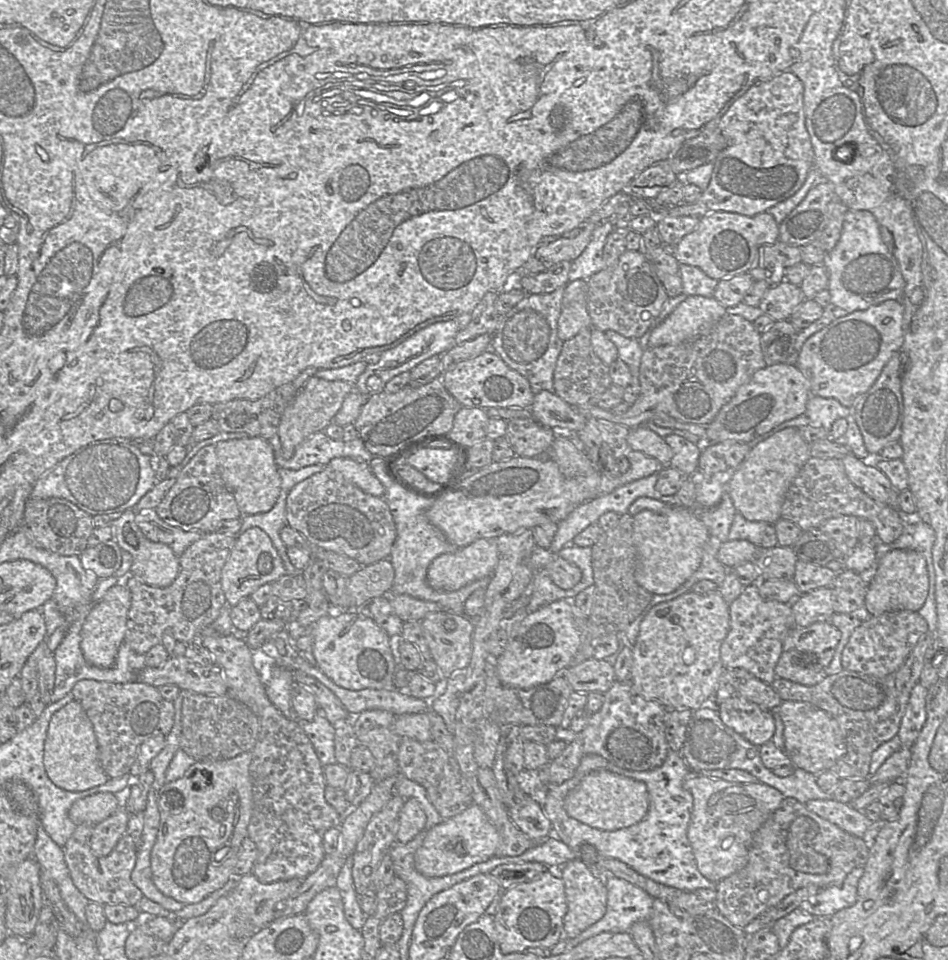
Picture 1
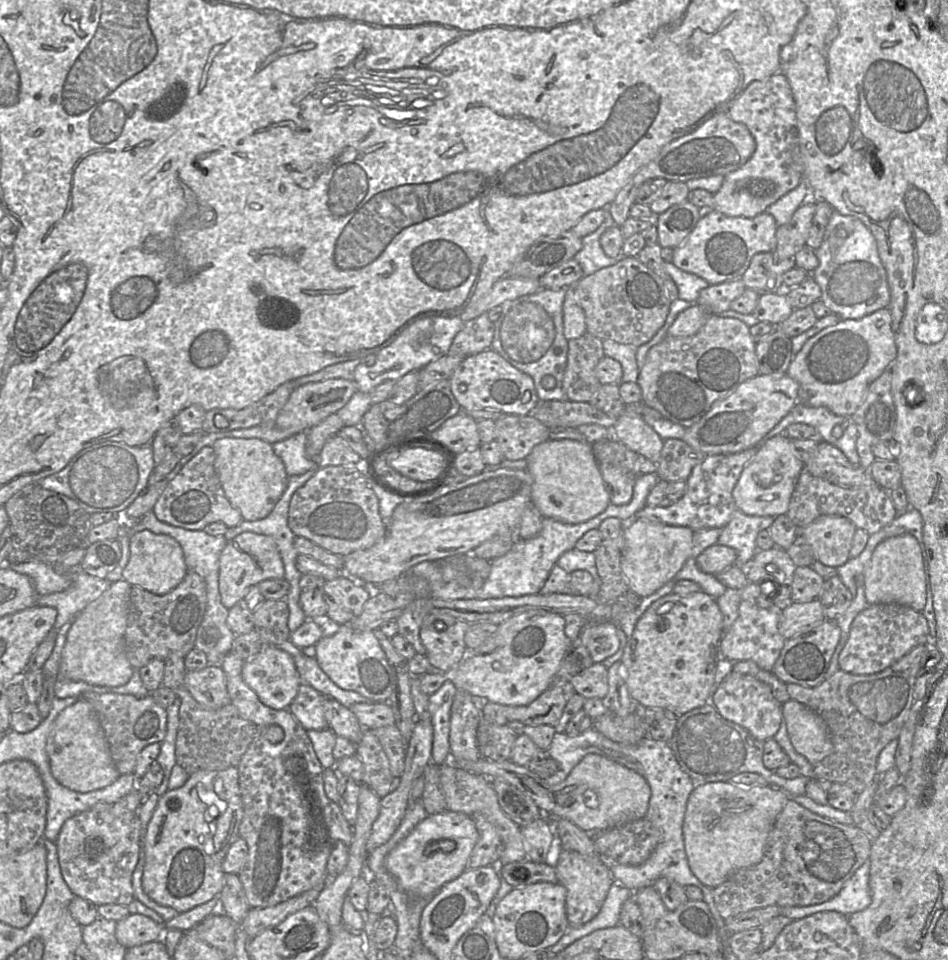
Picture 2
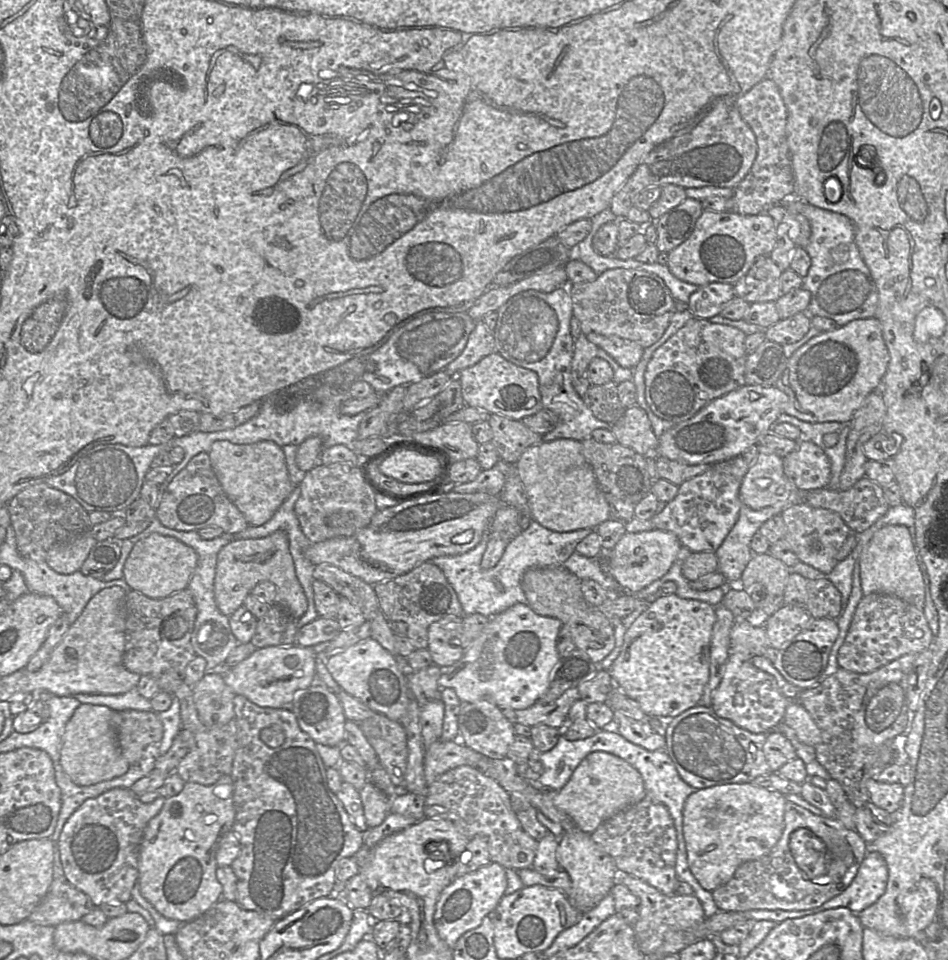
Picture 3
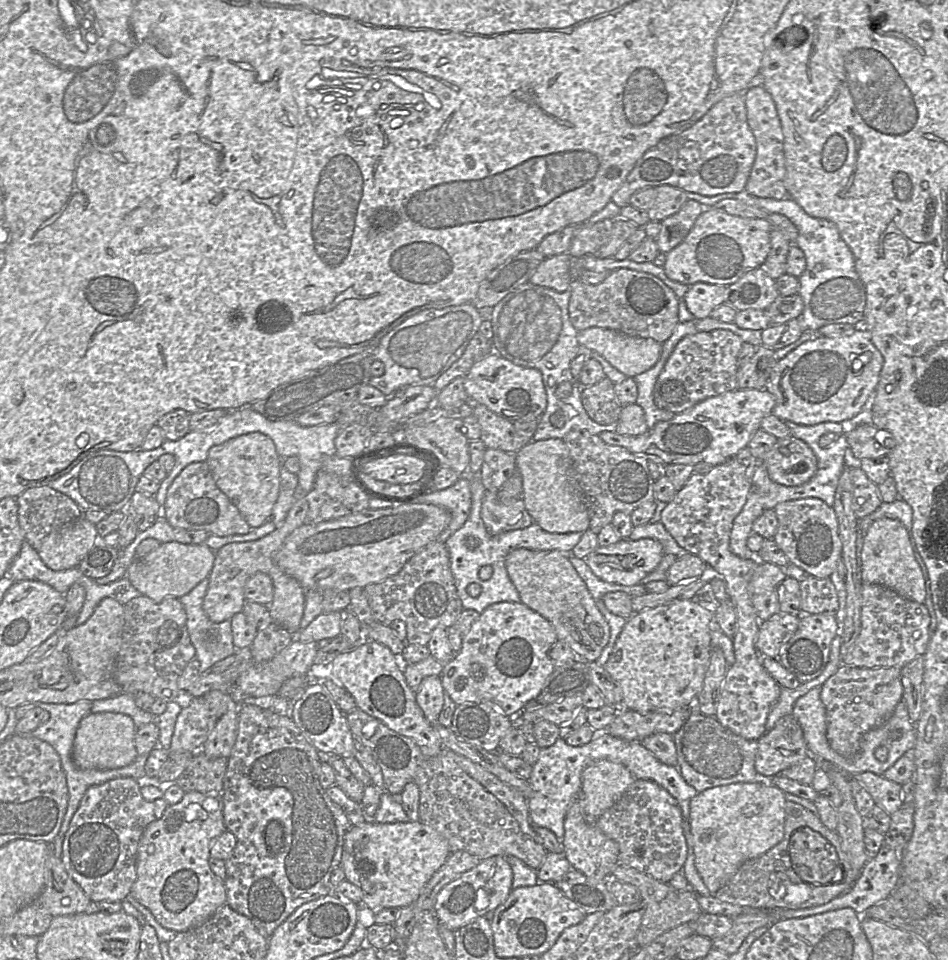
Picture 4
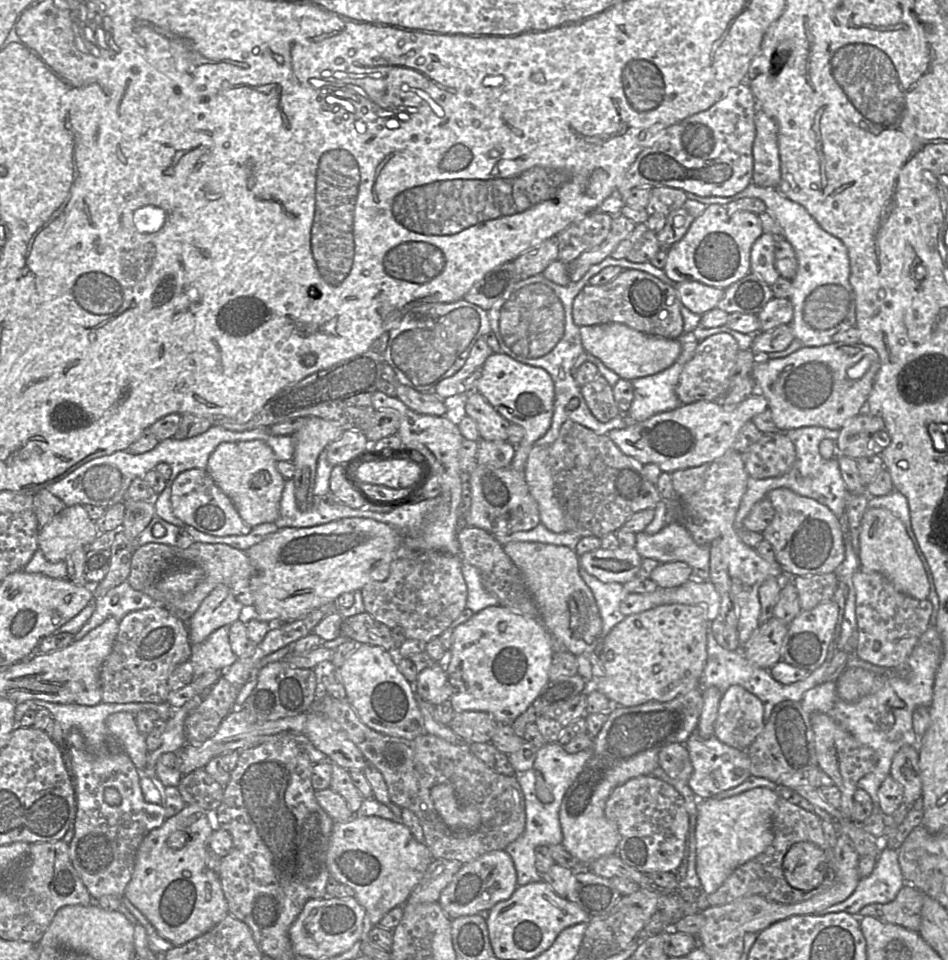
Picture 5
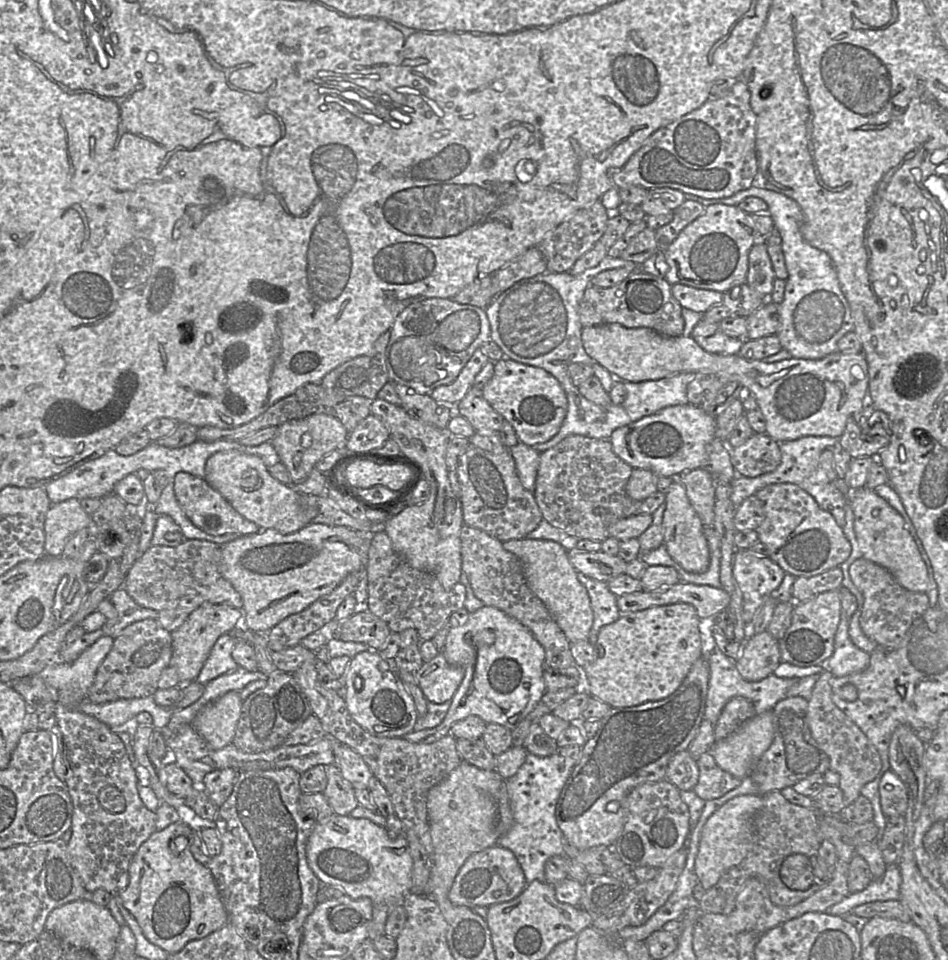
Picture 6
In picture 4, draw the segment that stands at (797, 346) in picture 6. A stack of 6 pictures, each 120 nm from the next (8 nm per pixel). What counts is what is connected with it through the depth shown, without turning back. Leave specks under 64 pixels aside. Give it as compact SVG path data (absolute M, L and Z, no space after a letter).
M743 190L734 193L734 199L768 213L782 214L796 226L798 237L794 244L804 252L806 258L806 269L798 277L798 294L804 303L804 310L800 316L804 331L817 333L821 327L828 324L847 323L856 327L864 322L865 287L856 272L854 256L833 222L808 215L790 197L781 200L760 198Z

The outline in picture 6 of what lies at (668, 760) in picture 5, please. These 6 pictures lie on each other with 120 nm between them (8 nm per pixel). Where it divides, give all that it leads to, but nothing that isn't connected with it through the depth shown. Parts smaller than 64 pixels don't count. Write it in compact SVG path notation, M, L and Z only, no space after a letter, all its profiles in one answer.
M688 750L676 753L668 762L666 780L680 791L691 791L699 778L699 768Z

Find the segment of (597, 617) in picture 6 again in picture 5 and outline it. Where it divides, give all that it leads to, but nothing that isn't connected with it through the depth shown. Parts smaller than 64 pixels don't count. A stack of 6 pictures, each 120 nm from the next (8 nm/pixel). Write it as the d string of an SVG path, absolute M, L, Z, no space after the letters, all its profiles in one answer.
M580 565L579 575L591 589L596 600L602 619L600 639L605 639L611 629L626 617L620 612L619 606L629 592L620 583L604 583L598 580Z

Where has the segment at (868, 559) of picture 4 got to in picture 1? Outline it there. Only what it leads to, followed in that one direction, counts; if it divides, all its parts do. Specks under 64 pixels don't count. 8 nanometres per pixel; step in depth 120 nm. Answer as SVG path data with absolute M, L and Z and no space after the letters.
M894 549L878 561L878 569L869 583L865 606L872 616L892 611L918 612L929 591L929 576L924 556L914 550Z

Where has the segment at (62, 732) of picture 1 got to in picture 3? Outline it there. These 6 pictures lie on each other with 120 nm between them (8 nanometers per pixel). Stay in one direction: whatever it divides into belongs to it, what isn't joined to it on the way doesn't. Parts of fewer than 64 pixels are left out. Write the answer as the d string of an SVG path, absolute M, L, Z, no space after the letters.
M81 703L65 726L60 764L78 786L89 786L125 774L130 765L123 757L113 724L115 711L107 706Z

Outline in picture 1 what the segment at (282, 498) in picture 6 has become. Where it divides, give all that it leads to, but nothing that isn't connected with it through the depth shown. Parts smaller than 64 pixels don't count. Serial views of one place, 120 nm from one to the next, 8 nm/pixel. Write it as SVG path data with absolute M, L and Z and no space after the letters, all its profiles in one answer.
M261 437L232 439L215 444L220 475L233 494L242 515L270 511L281 490L281 477L275 462L273 448Z

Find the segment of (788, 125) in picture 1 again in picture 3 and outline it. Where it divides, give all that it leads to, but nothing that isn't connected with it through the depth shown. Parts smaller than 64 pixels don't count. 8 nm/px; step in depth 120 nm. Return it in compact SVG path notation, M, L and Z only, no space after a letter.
M771 78L763 79L736 98L735 106L755 134L757 155L748 174L734 188L730 211L745 215L766 213L771 206L795 197L793 166L786 135L787 109L778 86Z

